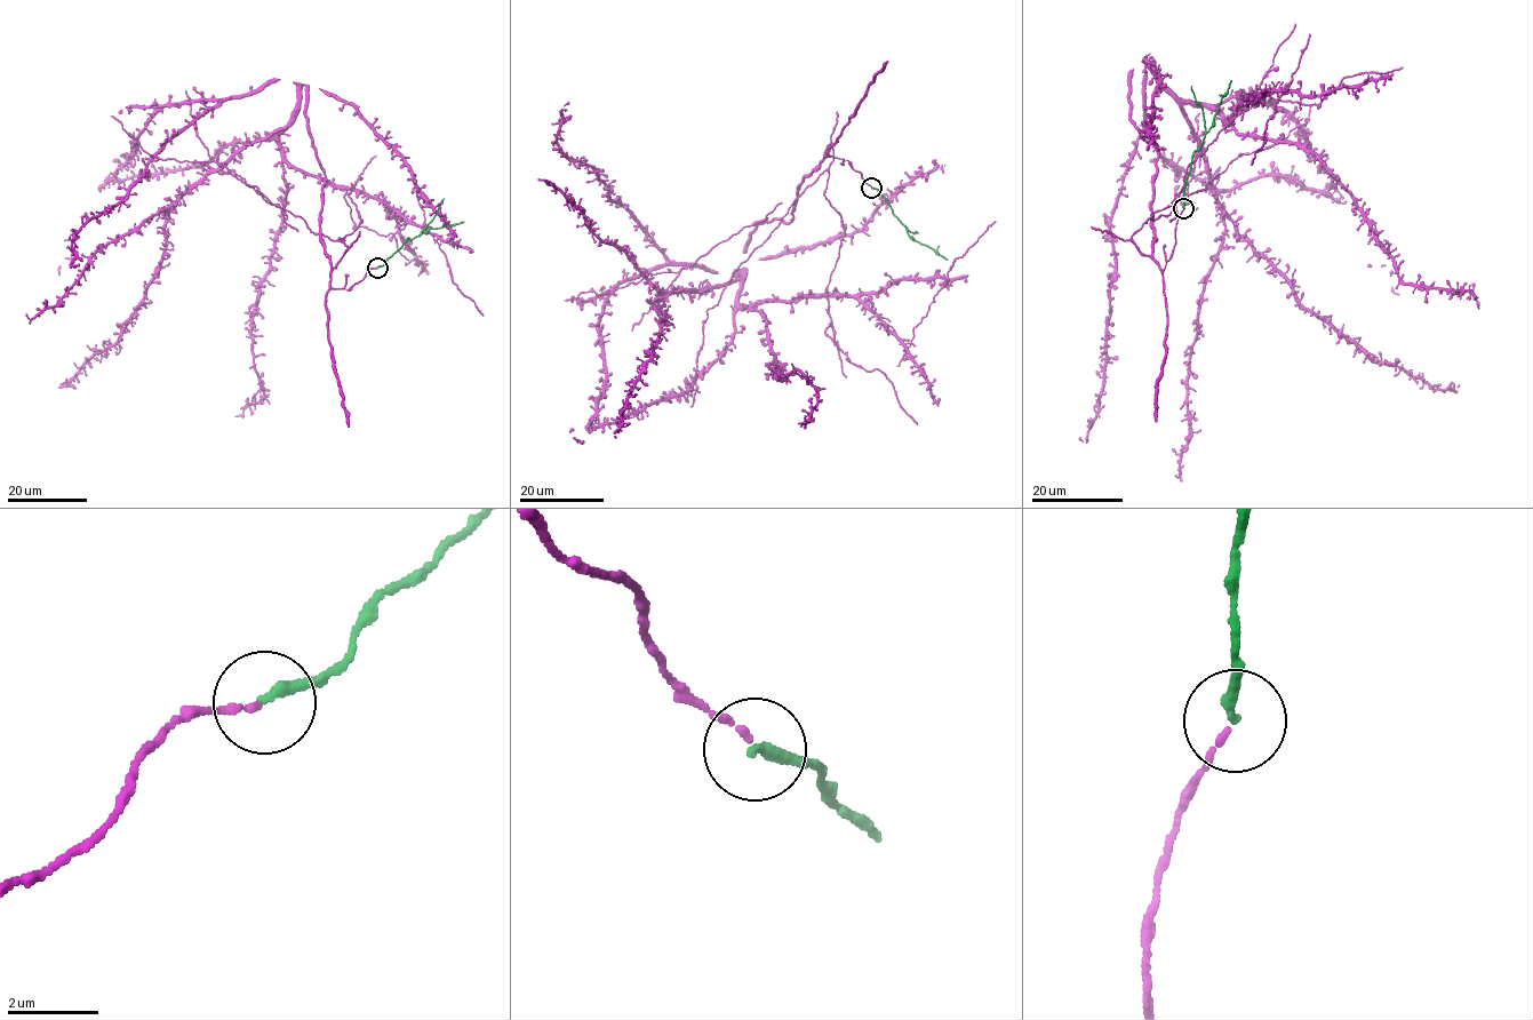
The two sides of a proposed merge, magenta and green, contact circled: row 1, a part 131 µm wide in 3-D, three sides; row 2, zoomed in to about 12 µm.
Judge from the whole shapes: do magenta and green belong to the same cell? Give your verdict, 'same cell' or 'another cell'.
same cell

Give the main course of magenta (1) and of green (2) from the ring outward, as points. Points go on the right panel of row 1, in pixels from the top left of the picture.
1: (1183, 209), (1163, 269), (1132, 236), (1232, 97), (1288, 112), (1333, 182), (1207, 189), (1142, 132), (1078, 439)
2: (1184, 208), (1192, 154), (1199, 149), (1231, 80)

